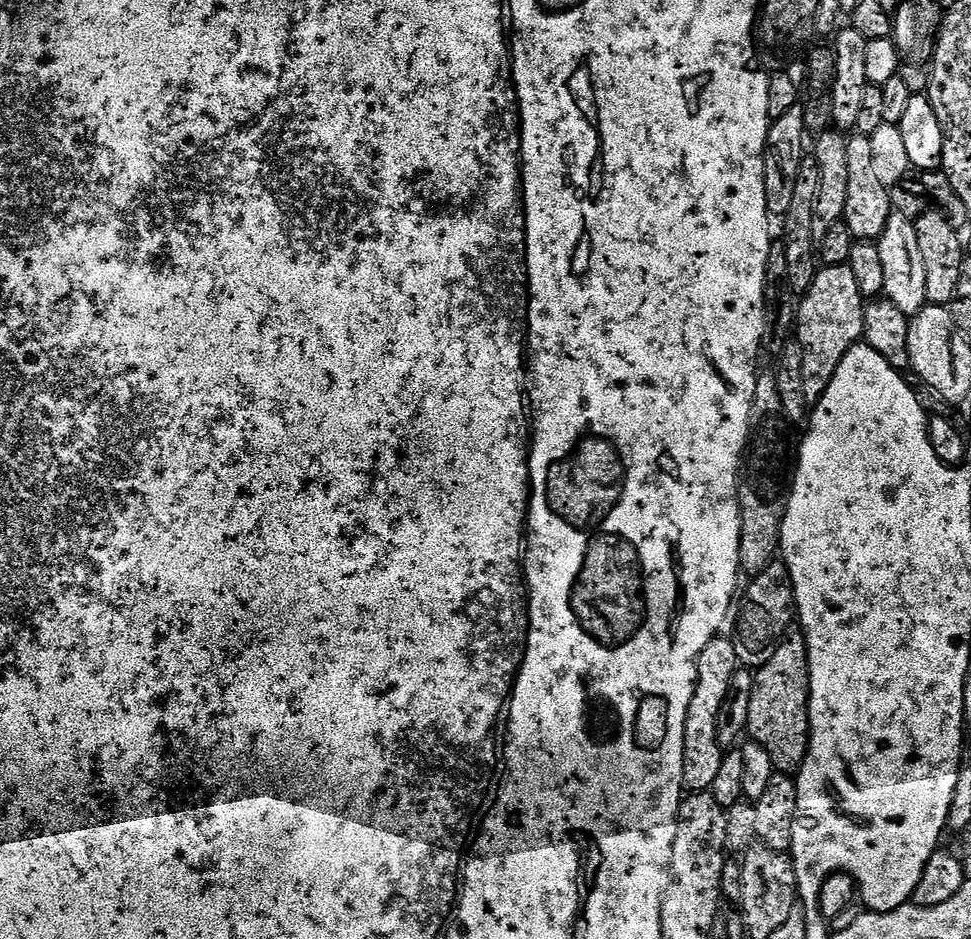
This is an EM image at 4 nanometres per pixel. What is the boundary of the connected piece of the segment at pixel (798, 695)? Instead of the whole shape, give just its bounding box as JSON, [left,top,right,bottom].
[750,630,814,774]

